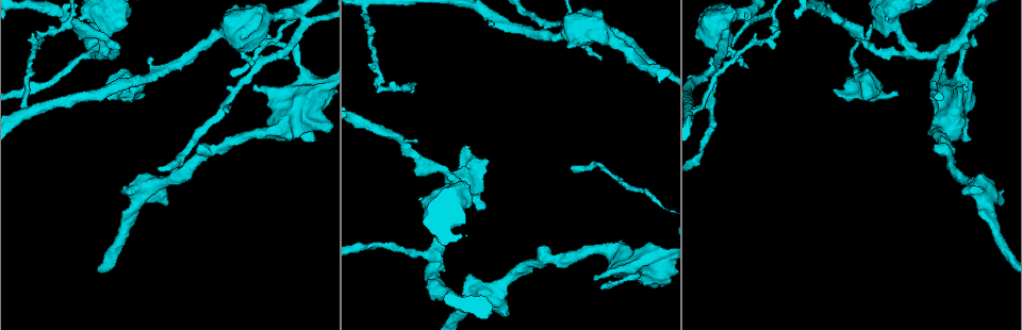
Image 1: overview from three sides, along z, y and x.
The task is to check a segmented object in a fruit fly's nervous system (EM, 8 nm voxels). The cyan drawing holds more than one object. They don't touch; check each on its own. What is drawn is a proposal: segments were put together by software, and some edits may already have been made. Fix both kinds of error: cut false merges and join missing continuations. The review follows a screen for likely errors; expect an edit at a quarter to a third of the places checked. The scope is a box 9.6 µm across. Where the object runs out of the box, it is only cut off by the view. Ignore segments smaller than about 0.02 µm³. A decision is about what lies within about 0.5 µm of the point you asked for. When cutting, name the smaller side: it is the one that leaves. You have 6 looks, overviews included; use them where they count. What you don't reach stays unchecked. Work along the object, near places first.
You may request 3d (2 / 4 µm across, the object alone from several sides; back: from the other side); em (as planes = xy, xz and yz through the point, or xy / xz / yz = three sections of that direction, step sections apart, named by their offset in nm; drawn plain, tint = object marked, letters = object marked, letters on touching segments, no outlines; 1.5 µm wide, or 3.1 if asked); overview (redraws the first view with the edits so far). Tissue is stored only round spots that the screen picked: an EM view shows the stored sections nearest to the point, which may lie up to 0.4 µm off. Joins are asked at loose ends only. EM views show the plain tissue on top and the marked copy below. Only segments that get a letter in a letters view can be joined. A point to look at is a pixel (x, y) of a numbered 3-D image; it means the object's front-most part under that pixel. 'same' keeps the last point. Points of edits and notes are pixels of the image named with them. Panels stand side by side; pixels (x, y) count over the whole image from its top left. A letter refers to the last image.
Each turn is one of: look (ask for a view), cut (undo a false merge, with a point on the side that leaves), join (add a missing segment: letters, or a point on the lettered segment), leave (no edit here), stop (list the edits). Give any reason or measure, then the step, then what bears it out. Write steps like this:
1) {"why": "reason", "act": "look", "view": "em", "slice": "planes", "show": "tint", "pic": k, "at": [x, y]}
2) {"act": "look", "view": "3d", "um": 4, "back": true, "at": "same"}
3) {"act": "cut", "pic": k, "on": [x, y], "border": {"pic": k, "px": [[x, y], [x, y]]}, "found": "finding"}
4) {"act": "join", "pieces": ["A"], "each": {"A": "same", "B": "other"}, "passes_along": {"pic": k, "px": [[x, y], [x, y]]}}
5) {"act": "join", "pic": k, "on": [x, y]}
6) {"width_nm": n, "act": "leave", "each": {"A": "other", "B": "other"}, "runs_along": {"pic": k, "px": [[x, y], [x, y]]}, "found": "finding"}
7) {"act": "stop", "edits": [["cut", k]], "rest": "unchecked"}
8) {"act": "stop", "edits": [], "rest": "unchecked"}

{"why": "thick turns thin", "act": "look", "view": "em", "slice": "planes", "show": "tint", "pic": 1, "at": [747, 13]}

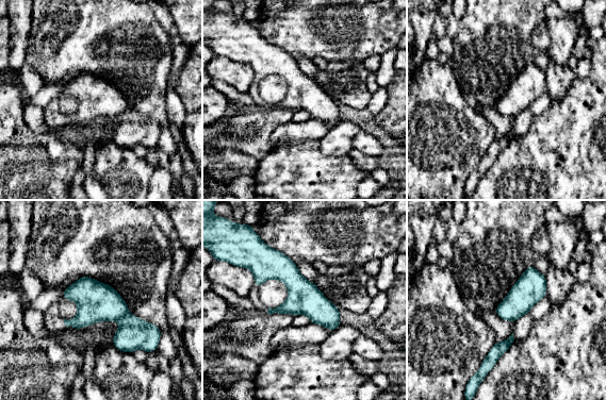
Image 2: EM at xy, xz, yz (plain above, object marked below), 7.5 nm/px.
{"act": "look", "view": "em", "slice": "planes", "show": "letters", "at": "same"}

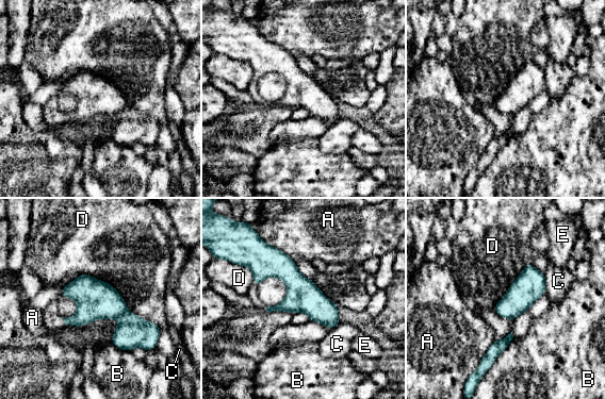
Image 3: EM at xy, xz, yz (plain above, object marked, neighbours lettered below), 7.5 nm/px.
{"act": "cut", "pic": 3, "on": [132, 331], "each": {"A": "other", "B": "other", "C": "other", "D": "other", "E": "other"}, "border": {"pic": 3, "px": [[127, 311], [118, 317]]}, "found": "a second neuron is stuck on"}

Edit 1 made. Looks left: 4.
{"act": "look", "view": "em", "slice": "planes", "show": "letters", "pic": 1, "at": [463, 147]}

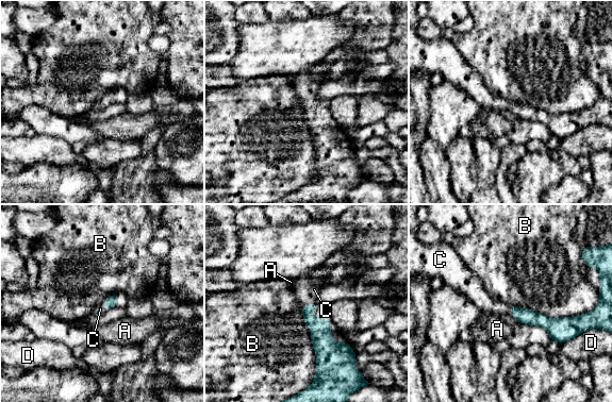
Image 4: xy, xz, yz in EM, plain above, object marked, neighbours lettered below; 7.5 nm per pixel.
{"act": "join", "pieces": ["C"], "each": {"A": "other", "B": "other", "C": "same", "D": "other"}, "found": "the neuron continues"}

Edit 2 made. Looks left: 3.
{"act": "stop", "edits": [["cut", 3], ["join", 4]], "rest": "unchecked"}

